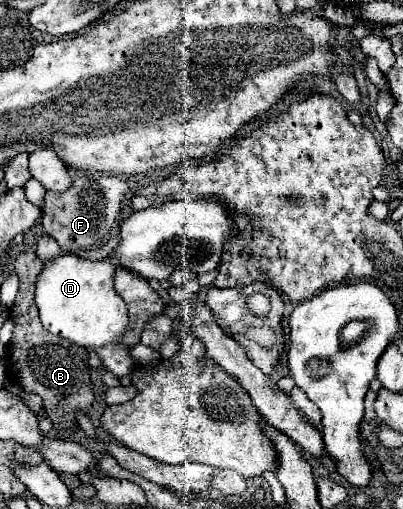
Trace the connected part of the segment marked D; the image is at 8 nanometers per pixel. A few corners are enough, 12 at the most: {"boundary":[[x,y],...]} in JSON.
{"boundary":[[61,254],[35,304],[51,334],[87,350],[129,326],[107,260]]}

